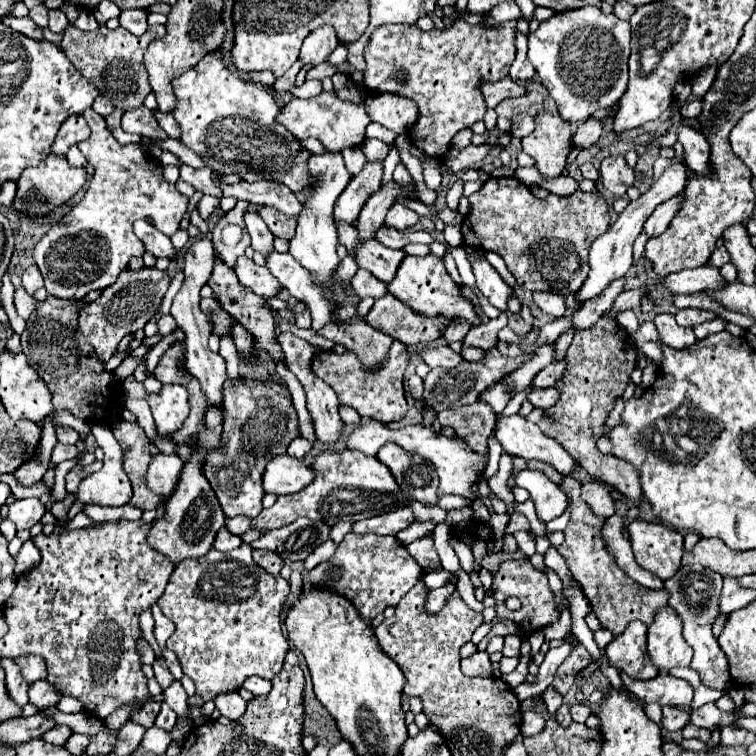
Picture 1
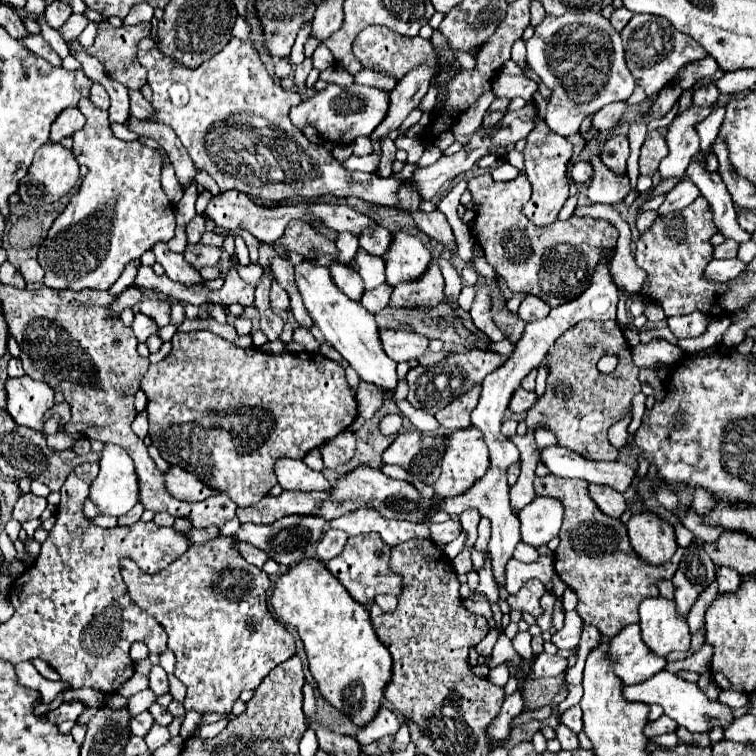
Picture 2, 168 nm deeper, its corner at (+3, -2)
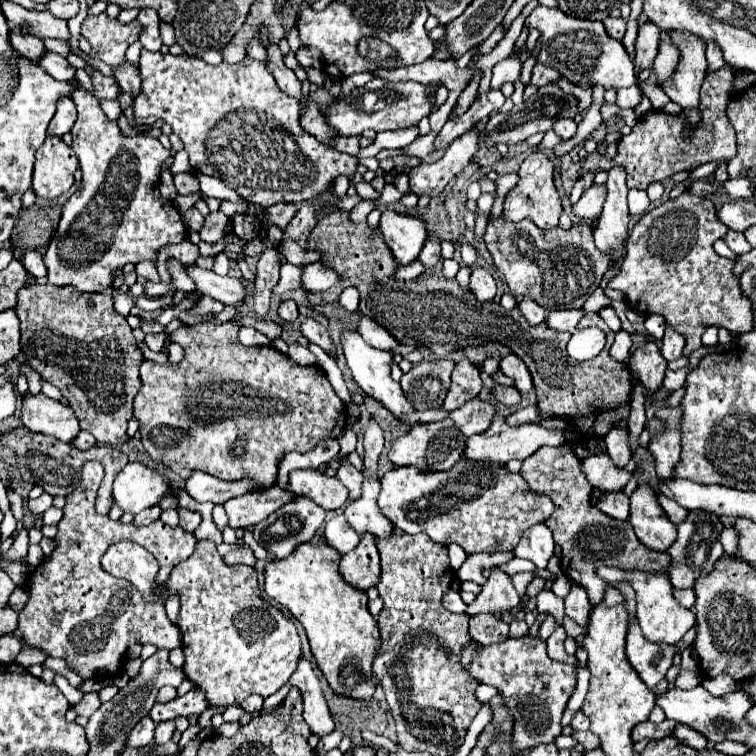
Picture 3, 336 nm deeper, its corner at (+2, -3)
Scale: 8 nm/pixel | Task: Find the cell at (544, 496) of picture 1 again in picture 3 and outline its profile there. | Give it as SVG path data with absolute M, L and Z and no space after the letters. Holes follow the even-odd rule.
M528 529L520 543L514 549L516 557L530 559L538 569L544 569L548 559L554 553L554 539L552 539L552 529Z

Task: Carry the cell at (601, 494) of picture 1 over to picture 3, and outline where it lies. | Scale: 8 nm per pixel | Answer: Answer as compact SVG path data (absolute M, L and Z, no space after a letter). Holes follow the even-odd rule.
M622 491L620 493L604 493L598 499L596 507L614 519L628 519L628 497Z

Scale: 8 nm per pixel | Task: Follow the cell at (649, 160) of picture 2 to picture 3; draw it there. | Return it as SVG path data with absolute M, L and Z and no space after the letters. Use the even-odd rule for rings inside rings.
M728 65L722 69L708 73L702 89L700 89L700 109L704 113L704 121L700 121L700 127L696 129L696 135L692 139L680 139L680 131L684 125L684 119L676 115L668 115L664 111L650 111L632 127L632 131L618 143L618 155L610 161L602 155L588 155L582 163L582 171L608 171L616 163L622 163L628 169L628 187L634 189L646 189L654 181L664 181L672 177L678 171L692 171L702 163L710 161L730 161L736 157L736 135L730 127L728 117L724 115L730 87L734 79L734 71L728 71Z

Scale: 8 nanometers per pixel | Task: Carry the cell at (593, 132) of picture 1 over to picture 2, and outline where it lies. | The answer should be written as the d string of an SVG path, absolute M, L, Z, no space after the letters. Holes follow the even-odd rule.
M613 102L611 106L601 108L601 110L595 114L595 118L593 118L593 128L599 128L599 130L609 130L609 128L613 128L613 126L619 122L621 114L625 112L625 108L627 108L625 102Z

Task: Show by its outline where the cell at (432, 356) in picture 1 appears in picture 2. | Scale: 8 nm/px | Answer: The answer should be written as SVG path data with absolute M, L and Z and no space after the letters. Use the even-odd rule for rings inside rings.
M379 328L379 340L383 352L395 362L415 360L427 352L427 338L417 332L407 332L401 328Z

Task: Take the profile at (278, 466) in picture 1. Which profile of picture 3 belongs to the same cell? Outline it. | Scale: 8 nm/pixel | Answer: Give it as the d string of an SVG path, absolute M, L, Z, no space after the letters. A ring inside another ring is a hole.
M296 469L290 473L290 489L296 495L308 497L326 511L340 509L348 499L348 489L336 479L318 469Z

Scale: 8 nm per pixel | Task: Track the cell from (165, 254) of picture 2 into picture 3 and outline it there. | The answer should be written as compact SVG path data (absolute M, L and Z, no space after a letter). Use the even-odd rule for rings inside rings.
M196 263L194 265L182 265L182 267L186 269L188 277L194 281L196 291L200 295L214 297L216 301L222 301L224 305L242 303L242 299L246 297L244 285L234 277L220 277L214 271L196 267Z

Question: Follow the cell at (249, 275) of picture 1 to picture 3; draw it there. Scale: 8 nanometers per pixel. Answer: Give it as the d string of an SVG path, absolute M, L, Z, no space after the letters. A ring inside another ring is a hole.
M286 299L286 301L282 301L280 303L280 307L278 307L278 315L280 315L280 319L284 319L284 321L296 321L298 319L298 305L296 305L296 301L292 301L292 299Z

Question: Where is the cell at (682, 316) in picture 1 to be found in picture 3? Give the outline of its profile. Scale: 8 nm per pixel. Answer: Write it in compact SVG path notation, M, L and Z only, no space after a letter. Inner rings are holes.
M668 325L666 333L664 333L664 339L662 339L662 355L664 355L664 359L674 361L674 359L678 359L682 355L682 351L684 351L684 335Z

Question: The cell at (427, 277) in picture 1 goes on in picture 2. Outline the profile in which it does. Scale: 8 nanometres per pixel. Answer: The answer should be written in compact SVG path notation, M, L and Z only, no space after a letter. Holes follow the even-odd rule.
M401 230L391 234L391 244L383 254L383 262L387 262L387 284L397 286L399 282L419 278L431 262L431 252L423 246L419 236Z

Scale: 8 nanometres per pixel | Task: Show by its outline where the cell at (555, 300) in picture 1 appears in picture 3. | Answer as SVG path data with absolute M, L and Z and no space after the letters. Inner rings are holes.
M522 299L518 303L518 309L522 311L524 319L530 323L530 325L540 325L544 319L546 319L546 311L532 299Z

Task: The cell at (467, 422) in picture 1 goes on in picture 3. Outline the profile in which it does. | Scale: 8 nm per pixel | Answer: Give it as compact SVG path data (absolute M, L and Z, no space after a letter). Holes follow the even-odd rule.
M460 359L456 363L456 371L452 373L452 387L444 399L442 409L446 413L462 407L470 399L476 399L482 389L480 371L476 365L472 365L468 359Z

